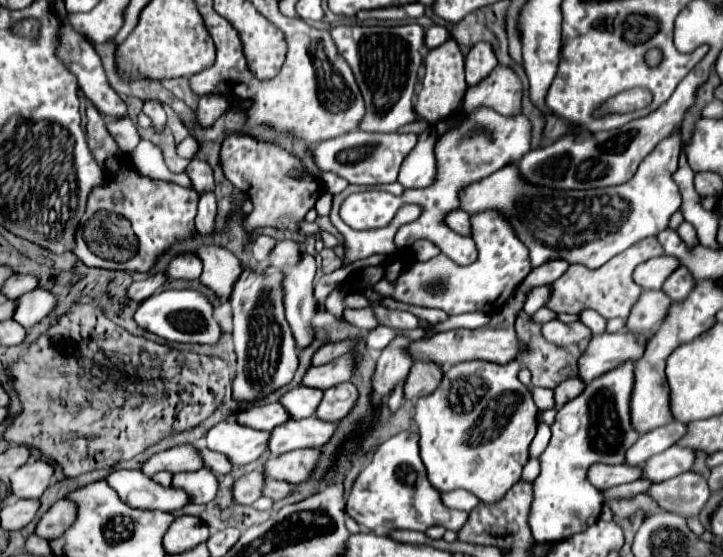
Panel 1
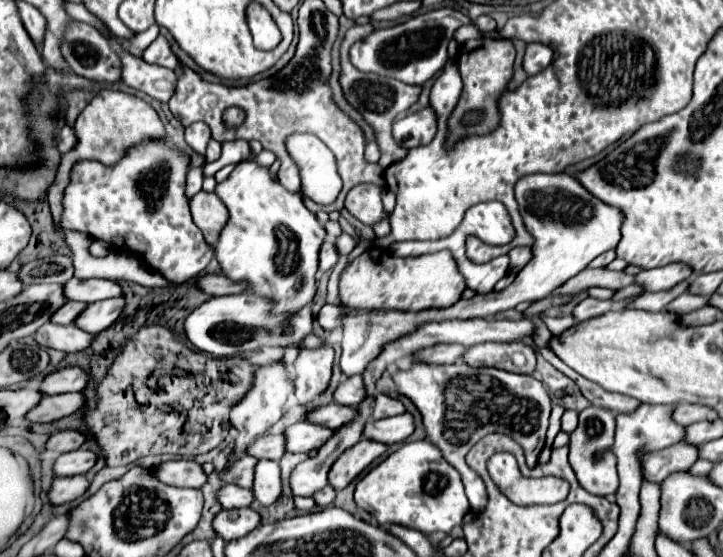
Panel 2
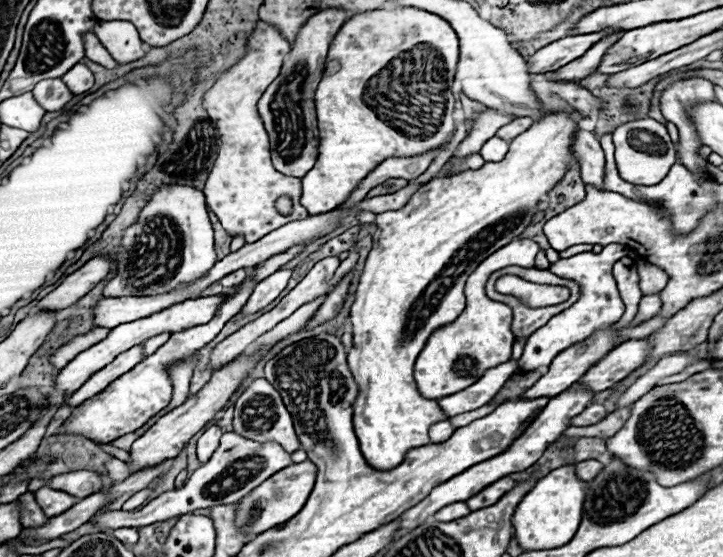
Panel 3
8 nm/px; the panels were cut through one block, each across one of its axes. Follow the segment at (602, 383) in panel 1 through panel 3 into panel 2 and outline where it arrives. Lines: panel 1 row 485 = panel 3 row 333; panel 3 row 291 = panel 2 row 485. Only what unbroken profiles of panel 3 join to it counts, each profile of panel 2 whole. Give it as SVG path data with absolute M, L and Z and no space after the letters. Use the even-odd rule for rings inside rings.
M588 406L580 414L580 424L574 434L570 434L570 466L576 472L576 478L584 490L596 496L614 494L618 489L618 472L616 457L612 452L616 432L616 414L596 406ZM598 450L606 450L600 460L594 460Z

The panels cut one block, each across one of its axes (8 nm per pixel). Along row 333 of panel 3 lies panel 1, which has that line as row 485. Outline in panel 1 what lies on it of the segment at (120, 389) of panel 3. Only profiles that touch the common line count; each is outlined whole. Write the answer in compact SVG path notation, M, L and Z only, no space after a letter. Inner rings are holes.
M200 468L196 472L174 474L172 484L184 488L190 496L190 502L194 504L206 504L218 494L218 476L214 476L214 472L206 468Z

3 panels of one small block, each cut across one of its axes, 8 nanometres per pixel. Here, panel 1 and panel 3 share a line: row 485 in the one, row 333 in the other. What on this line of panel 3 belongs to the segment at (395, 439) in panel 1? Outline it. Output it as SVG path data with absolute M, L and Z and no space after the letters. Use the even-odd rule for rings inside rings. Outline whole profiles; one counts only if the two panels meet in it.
M552 112L542 120L536 120L530 130L520 134L510 142L510 150L500 162L486 162L478 170L462 172L456 176L434 178L424 184L410 202L394 212L382 212L376 218L378 230L374 232L374 248L368 254L360 284L356 290L356 302L350 310L350 320L354 328L354 346L348 352L348 364L358 380L360 392L354 404L354 430L360 442L360 450L366 462L374 470L396 468L408 450L430 444L428 428L436 422L448 420L442 412L438 400L428 400L420 396L414 382L414 362L430 332L434 328L456 320L464 310L464 282L470 272L492 252L508 244L512 238L520 236L534 216L534 206L540 198L558 184L558 180L568 172L570 144L578 128L578 114ZM452 268L454 280L438 280Z

